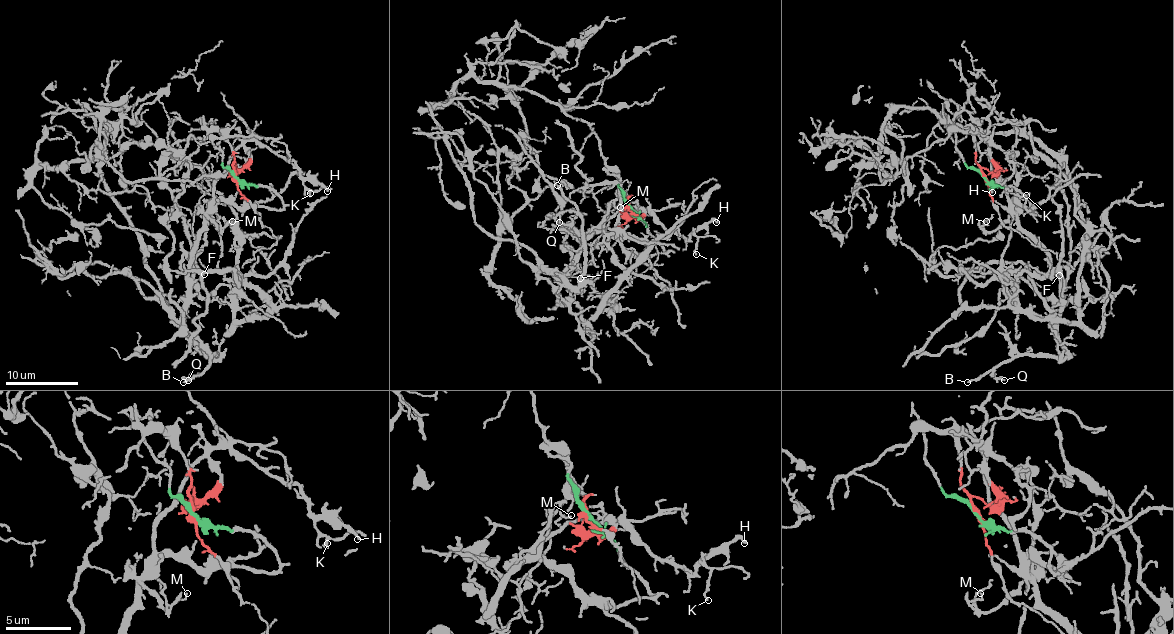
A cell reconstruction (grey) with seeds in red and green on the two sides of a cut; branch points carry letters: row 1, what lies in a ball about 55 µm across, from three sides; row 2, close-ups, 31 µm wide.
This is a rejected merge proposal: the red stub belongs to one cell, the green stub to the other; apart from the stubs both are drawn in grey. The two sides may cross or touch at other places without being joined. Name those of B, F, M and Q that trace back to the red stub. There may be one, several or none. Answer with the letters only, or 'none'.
none

